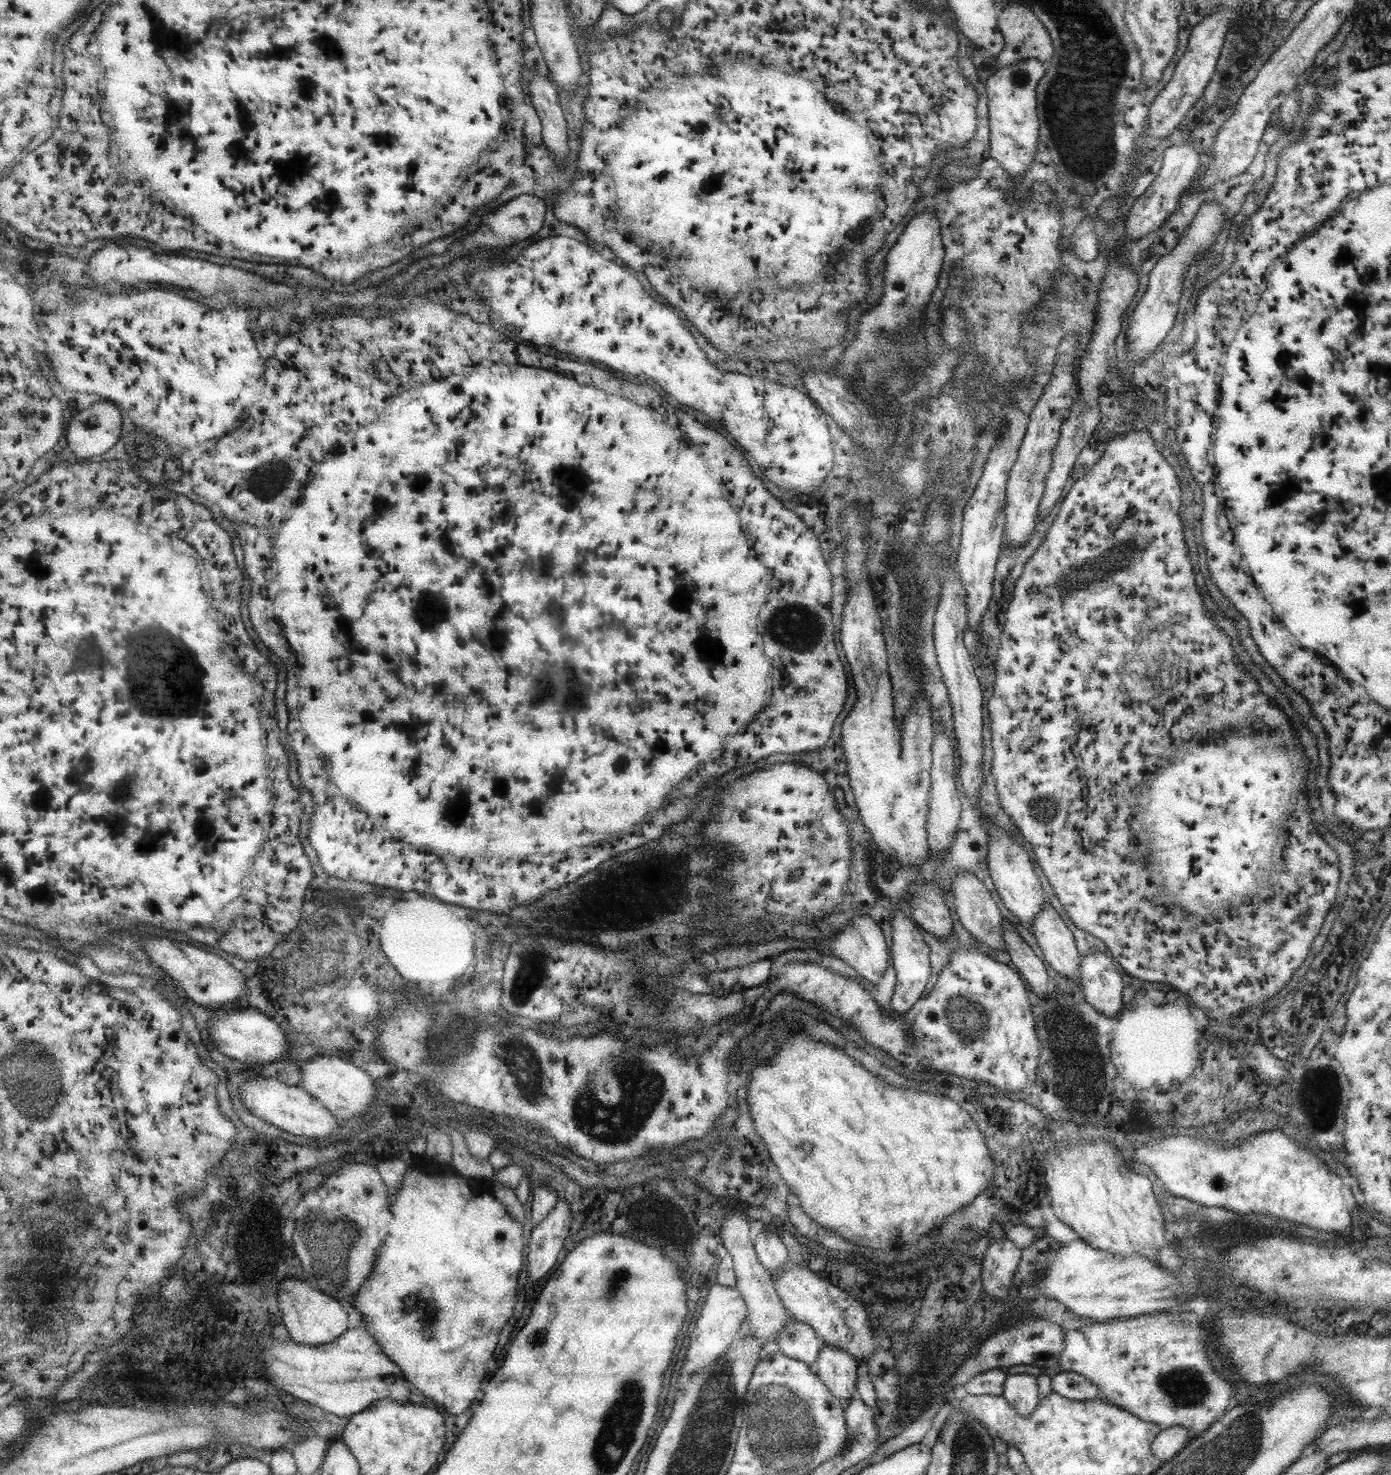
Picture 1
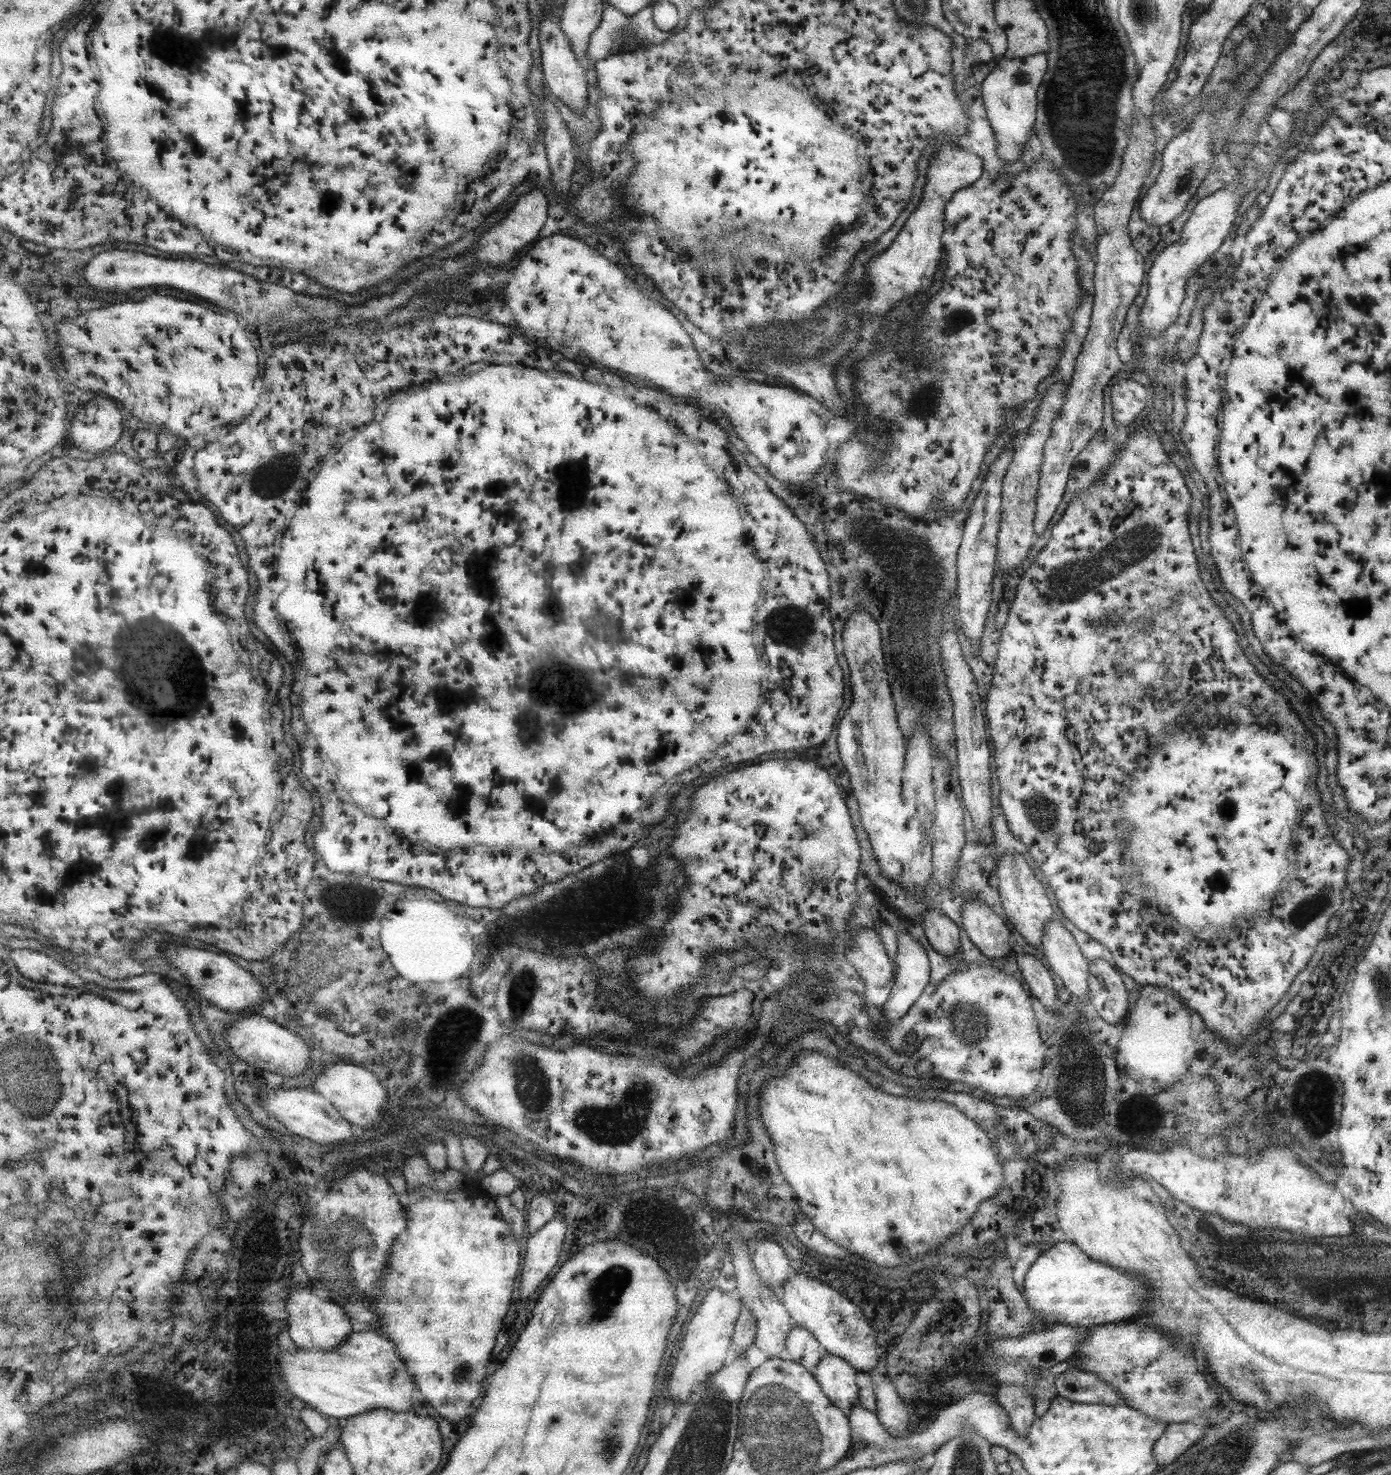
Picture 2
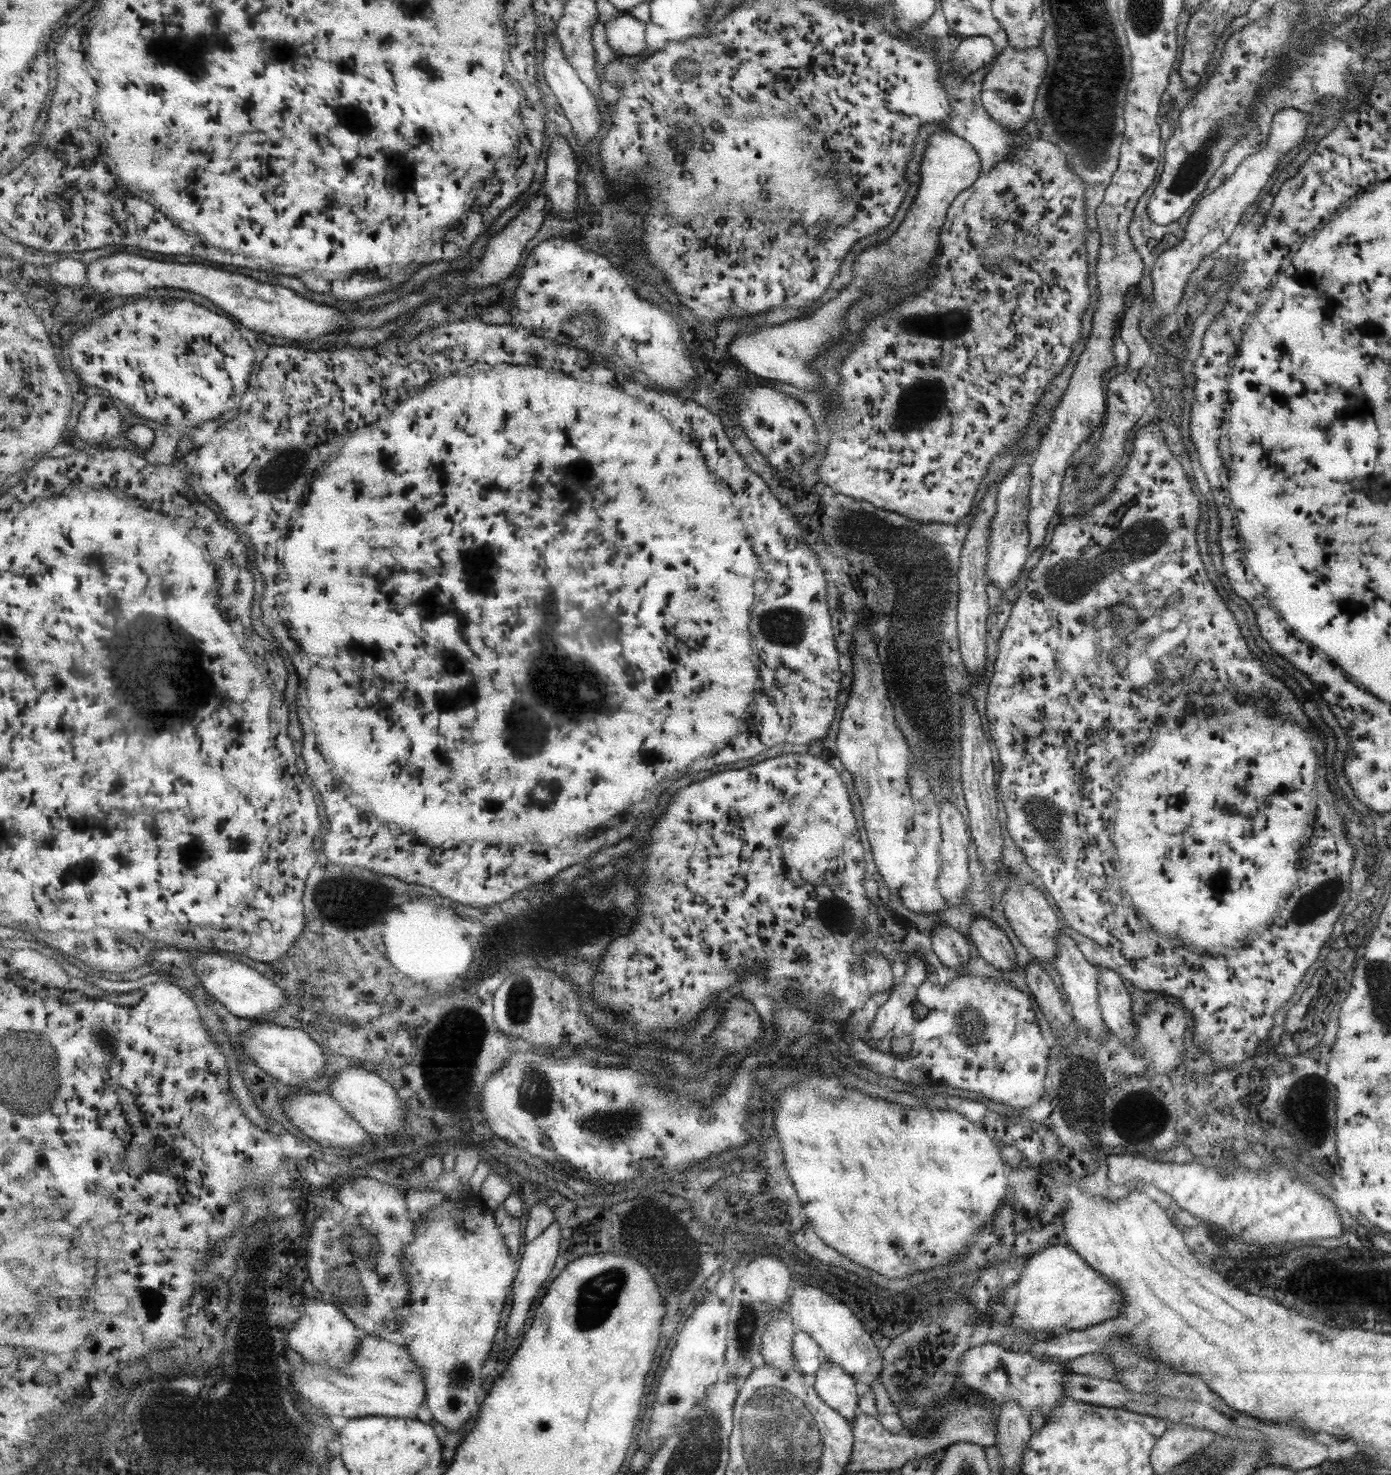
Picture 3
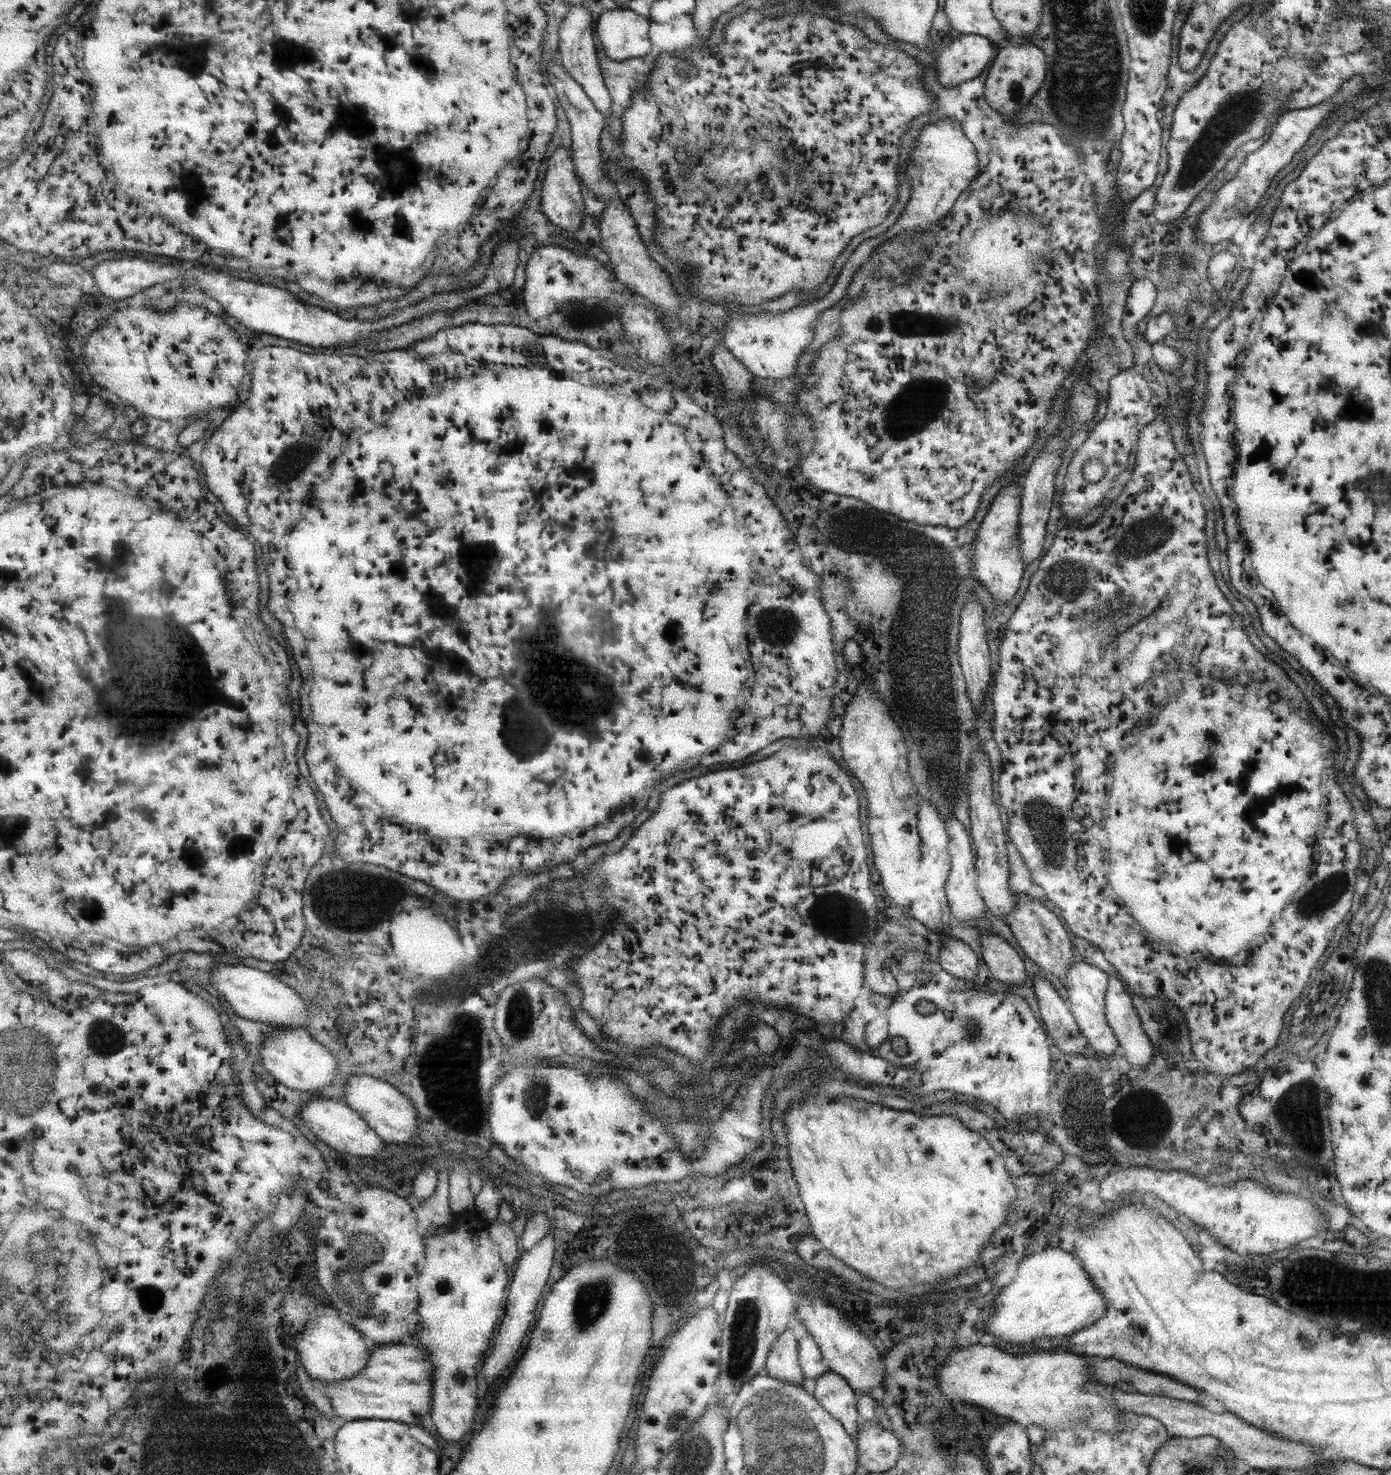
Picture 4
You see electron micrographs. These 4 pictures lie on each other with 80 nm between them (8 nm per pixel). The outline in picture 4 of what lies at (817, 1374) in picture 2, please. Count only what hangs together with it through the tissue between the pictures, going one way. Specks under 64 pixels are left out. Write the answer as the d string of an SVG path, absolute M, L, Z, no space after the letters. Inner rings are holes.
M826 1370L817 1378L813 1396L832 1417L835 1417L847 1430L847 1434L854 1439L857 1434L857 1398L853 1394L850 1384L841 1376Z

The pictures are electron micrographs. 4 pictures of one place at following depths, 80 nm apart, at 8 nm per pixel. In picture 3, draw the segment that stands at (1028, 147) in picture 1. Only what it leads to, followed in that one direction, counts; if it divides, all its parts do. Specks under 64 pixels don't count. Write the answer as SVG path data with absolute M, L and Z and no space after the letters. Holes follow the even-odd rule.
M1007 46L994 58L989 72L982 80L979 94L981 104L993 122L1001 124L1009 132L1017 132L1029 122L1029 116L1033 114L1035 92L1045 74L1045 62L1045 54L1040 47L1015 50Z

